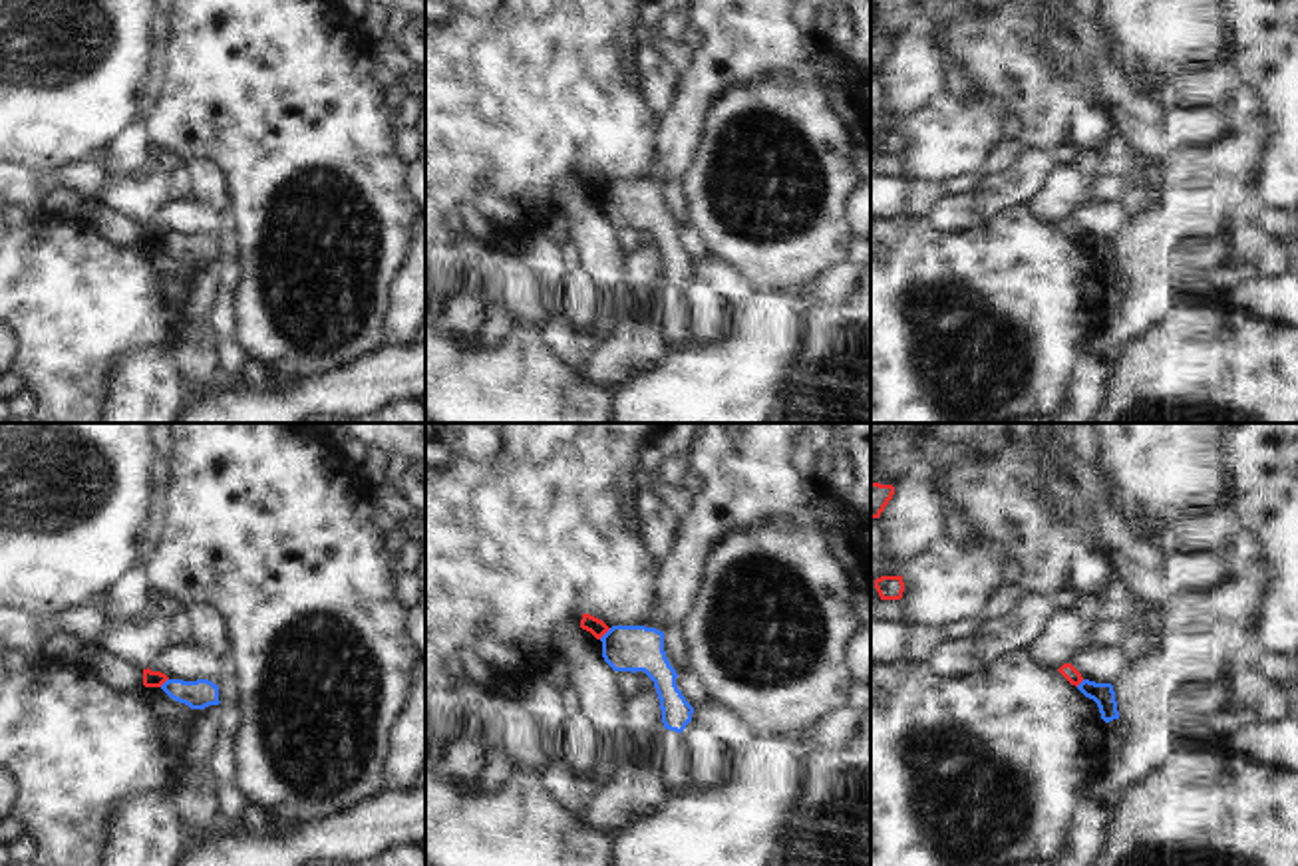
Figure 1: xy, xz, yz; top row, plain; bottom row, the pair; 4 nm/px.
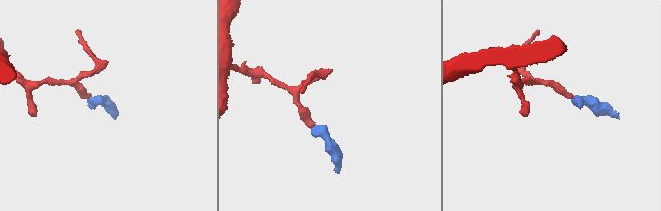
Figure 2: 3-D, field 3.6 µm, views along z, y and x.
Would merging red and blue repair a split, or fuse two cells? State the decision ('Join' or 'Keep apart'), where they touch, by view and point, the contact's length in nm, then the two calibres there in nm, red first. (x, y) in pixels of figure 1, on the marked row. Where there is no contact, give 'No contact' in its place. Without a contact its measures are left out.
Keep apart. Touches red at xz (605, 632). Shared border 70 nm. Thickness 70 nm (red) against 190 nm

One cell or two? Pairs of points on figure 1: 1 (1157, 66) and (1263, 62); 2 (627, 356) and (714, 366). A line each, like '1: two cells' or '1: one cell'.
1: two cells
2: two cells

